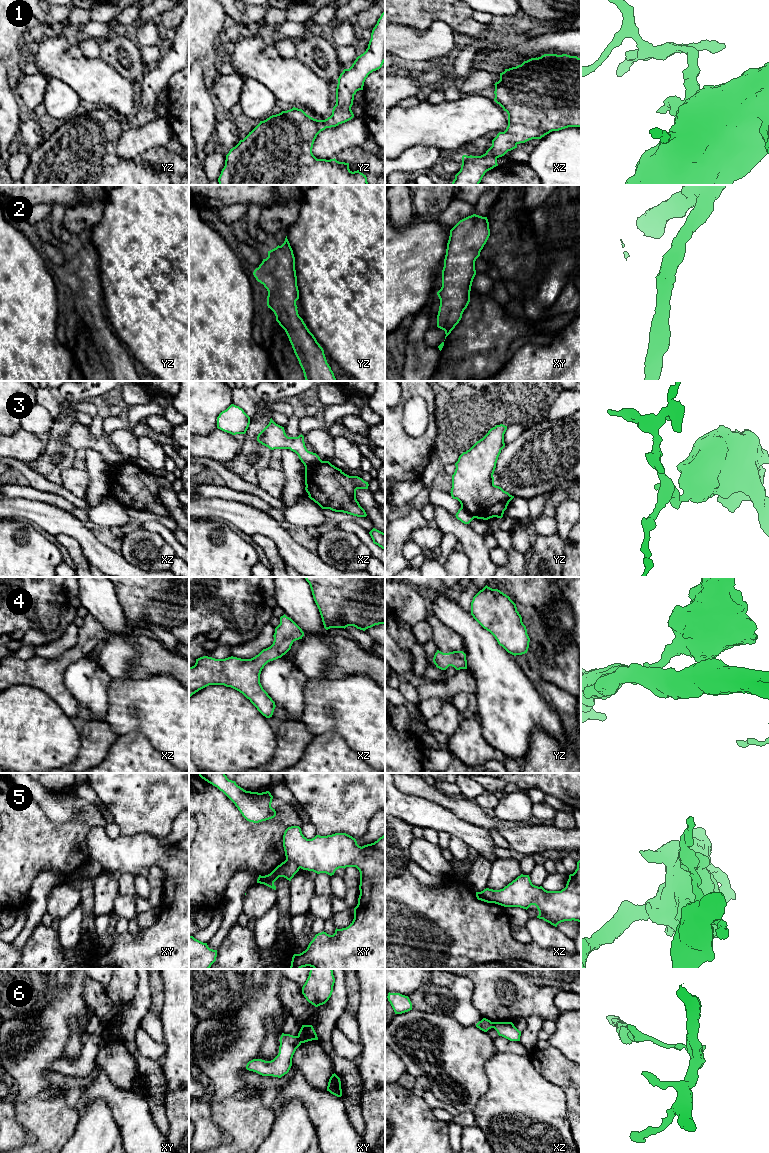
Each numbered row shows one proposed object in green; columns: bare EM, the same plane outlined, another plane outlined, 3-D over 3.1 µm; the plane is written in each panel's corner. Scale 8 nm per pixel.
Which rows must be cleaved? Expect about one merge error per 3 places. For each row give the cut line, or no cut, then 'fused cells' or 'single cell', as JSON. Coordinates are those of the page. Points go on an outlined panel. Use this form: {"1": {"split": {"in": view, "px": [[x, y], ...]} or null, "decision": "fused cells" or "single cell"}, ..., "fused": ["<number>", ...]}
{"1": {"split": null, "decision": "single cell"}, "2": {"split": null, "decision": "single cell"}, "3": {"split": {"in": "xz", "px": [[322, 461], [305, 468]]}, "decision": "fused cells"}, "4": {"split": null, "decision": "single cell"}, "5": {"split": {"in": "xy", "px": [[286, 859], [293, 862], [299, 868]]}, "decision": "fused cells"}, "6": {"split": {"in": "xy", "px": [[296, 1036], [301, 1042]]}, "decision": "fused cells"}, "fused": ["3", "5", "6"]}

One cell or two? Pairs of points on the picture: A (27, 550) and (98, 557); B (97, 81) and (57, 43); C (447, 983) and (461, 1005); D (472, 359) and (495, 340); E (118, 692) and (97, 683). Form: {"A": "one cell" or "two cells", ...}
{"A": "two cells", "B": "one cell", "C": "one cell", "D": "one cell", "E": "two cells"}

